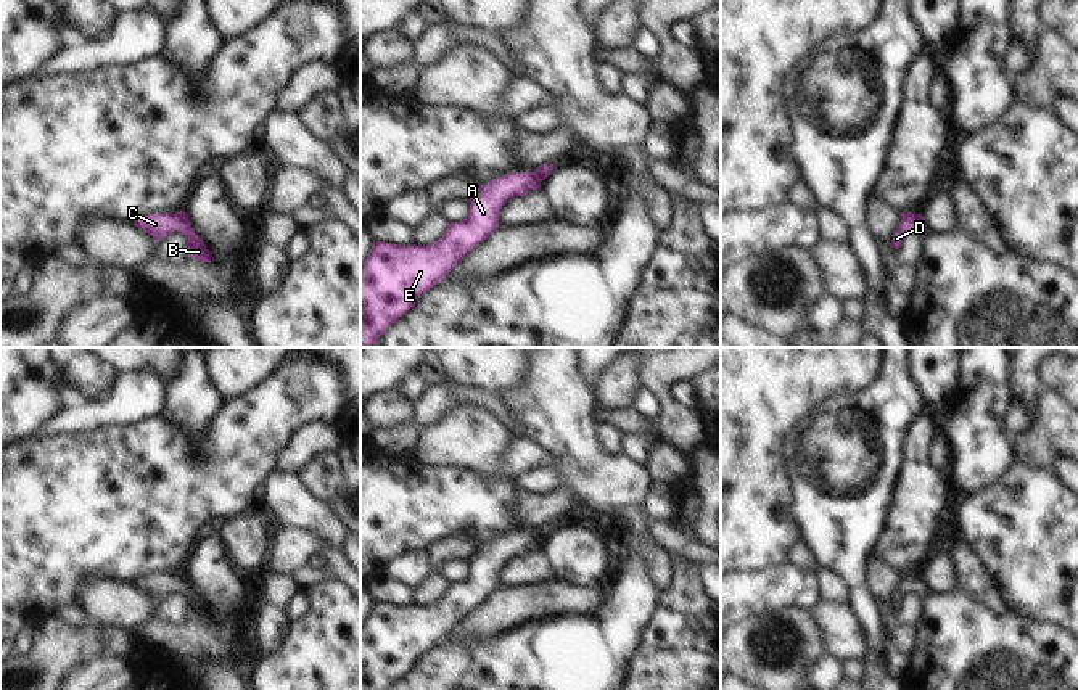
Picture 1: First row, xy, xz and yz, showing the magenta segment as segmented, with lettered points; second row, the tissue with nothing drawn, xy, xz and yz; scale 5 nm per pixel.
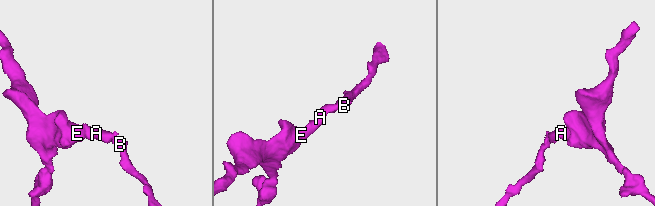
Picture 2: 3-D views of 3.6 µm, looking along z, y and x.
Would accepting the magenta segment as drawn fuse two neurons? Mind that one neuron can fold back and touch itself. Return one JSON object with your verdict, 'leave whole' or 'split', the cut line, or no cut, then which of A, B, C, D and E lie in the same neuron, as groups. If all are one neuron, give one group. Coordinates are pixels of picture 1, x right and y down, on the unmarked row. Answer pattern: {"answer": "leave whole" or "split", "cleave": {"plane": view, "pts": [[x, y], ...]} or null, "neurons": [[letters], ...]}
{"answer": "leave whole", "cleave": null, "neurons": [["A", "B", "C", "D", "E"]]}

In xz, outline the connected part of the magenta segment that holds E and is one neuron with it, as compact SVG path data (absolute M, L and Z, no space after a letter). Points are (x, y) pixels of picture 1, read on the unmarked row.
M542 524L534 532L516 532L497 537L479 547L468 560L470 571L462 582L449 582L444 595L428 606L388 605L375 602L368 616L360 622L360 690L386 690L399 680L426 650L436 647L444 637L497 587L502 566L513 557L541 550L541 542L553 531Z

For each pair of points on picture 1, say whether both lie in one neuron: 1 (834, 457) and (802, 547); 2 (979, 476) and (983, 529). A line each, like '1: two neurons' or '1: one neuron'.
1: two neurons
2: two neurons

